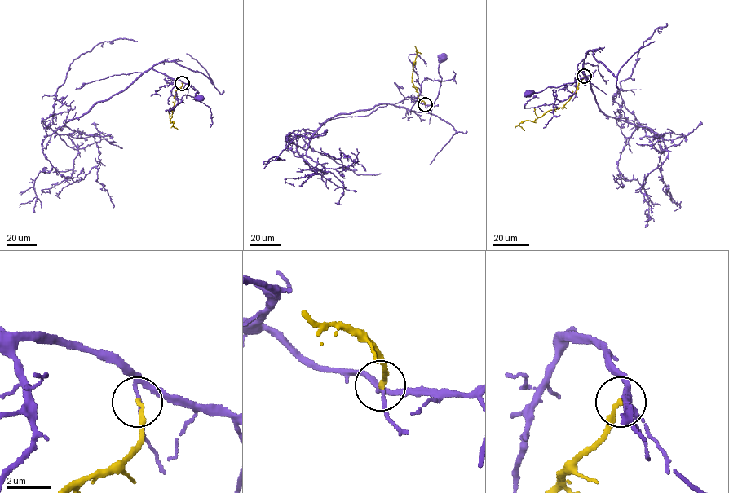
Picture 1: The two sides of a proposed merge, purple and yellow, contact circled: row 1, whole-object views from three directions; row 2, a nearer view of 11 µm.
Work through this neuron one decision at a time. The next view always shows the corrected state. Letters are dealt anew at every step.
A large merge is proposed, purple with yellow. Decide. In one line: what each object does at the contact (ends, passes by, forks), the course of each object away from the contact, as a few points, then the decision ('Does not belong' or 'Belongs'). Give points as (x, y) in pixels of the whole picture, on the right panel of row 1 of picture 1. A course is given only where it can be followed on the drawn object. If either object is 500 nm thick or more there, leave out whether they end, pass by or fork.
At the ring purple forks. At the ring yellow ends. Course of purple: (585, 76), (572, 83), (556, 87), (550, 85), (538, 92), (527, 94). Course of yellow: (584, 76), (576, 91), (563, 107), (547, 111), (533, 121), (521, 121), (519, 125), (524, 130). Does not belong

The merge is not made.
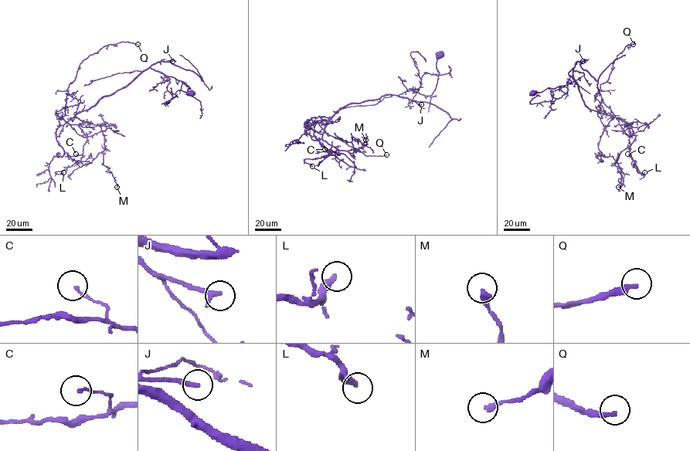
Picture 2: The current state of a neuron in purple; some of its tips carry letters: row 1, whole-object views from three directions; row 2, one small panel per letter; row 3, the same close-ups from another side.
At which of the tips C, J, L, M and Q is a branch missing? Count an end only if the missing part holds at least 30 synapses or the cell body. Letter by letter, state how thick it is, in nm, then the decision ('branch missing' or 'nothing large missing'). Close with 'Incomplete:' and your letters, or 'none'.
C: 110 nm | nothing large missing
J: 260 nm | branch missing
L: 320 nm | nothing large missing
M: 300 nm | nothing large missing
Q: 260 nm | branch missing
Incomplete: J, Q

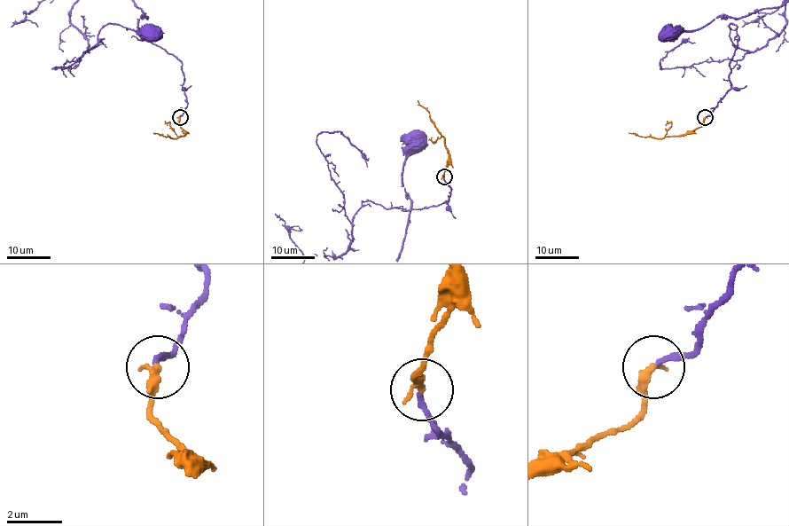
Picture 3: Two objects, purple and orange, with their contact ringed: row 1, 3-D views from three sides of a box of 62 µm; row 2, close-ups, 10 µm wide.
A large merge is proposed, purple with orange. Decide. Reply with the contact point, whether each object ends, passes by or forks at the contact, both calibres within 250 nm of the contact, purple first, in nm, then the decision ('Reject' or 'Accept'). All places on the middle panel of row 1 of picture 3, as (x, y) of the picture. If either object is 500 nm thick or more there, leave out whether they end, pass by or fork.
Place: (444, 176). At the ring purple ends. At the ring orange ends. Thickness 190 nm (purple) against 320 nm. Accept

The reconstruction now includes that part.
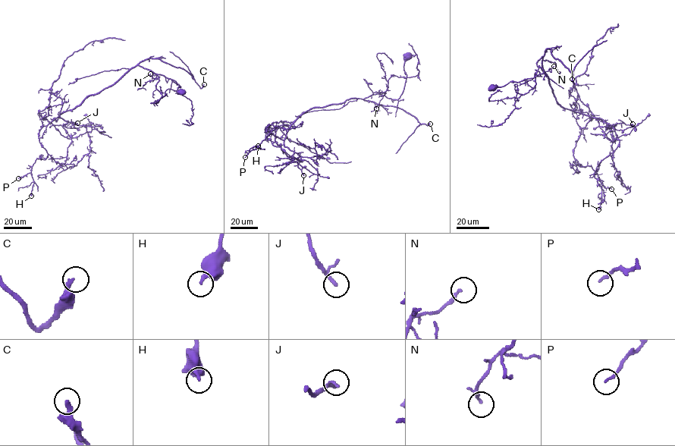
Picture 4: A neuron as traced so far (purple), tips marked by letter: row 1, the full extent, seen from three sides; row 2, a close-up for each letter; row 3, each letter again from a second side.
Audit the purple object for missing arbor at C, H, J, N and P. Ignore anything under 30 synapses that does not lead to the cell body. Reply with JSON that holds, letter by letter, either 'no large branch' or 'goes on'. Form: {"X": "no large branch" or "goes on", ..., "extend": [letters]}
{"C": "goes on", "H": "no large branch", "J": "no large branch", "N": "no large branch", "P": "no large branch", "extend": ["C"]}

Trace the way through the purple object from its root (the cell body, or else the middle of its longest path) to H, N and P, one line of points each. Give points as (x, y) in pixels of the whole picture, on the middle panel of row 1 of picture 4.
H: (408, 55), (397, 99), (376, 94), (315, 107), (284, 139), (268, 125), (274, 129), (258, 146)
N: (408, 55), (403, 66), (406, 76), (403, 92), (397, 99), (383, 95), (376, 108)
P: (408, 55), (397, 99), (376, 94), (312, 108), (284, 139), (268, 125), (274, 129), (245, 157)

